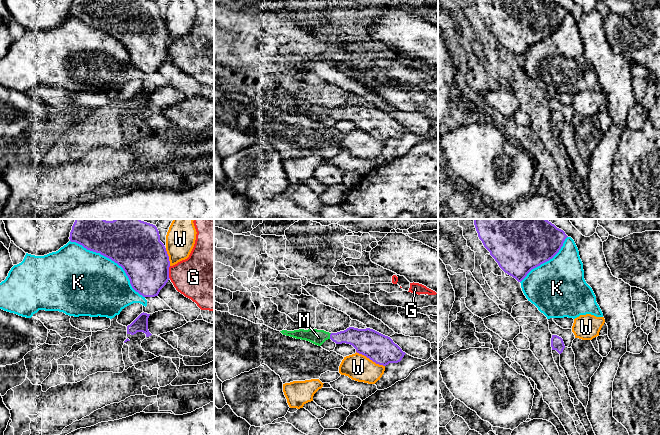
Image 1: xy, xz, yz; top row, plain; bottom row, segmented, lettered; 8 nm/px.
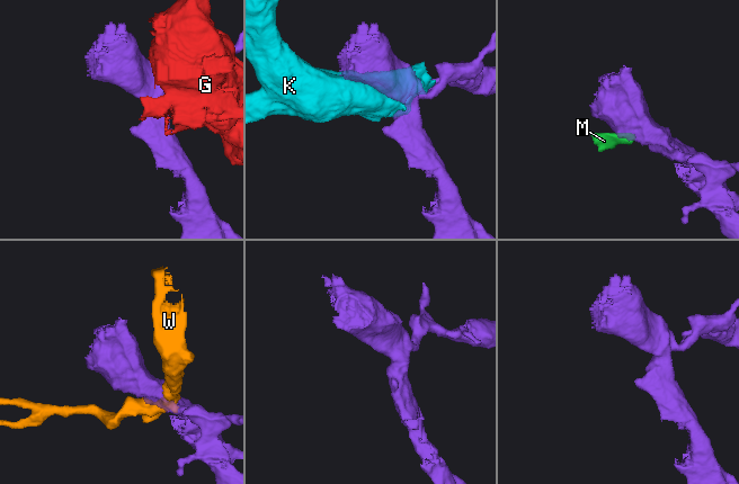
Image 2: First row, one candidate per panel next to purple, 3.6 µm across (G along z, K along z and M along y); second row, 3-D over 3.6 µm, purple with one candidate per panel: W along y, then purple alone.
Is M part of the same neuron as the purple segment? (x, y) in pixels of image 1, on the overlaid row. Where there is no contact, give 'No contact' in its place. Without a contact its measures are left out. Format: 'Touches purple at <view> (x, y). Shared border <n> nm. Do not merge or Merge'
Touches purple at xz (330, 336). Shared border 50 nm. Merge

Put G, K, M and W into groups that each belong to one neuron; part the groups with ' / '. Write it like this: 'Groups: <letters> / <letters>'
Groups: G / K / M / W

